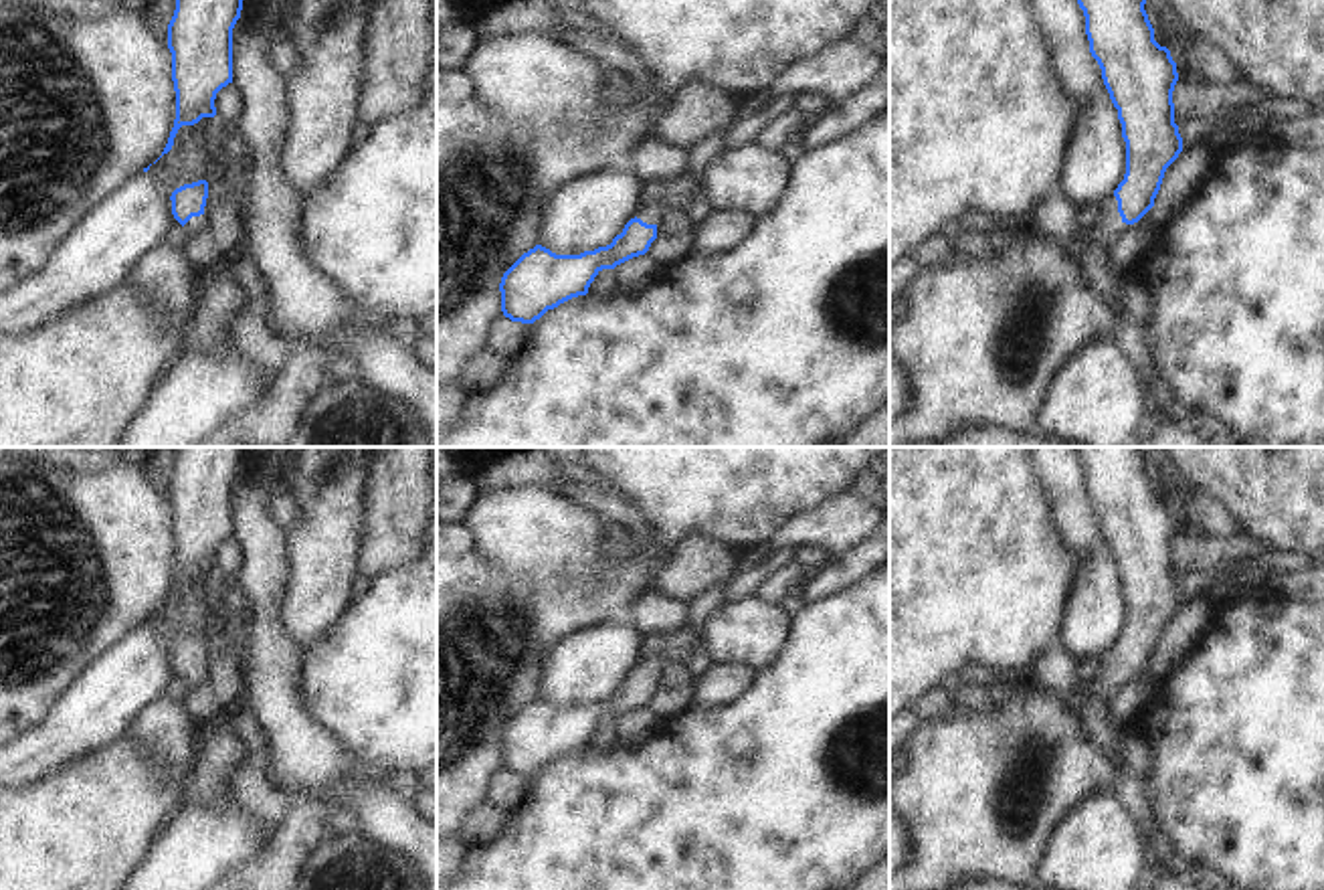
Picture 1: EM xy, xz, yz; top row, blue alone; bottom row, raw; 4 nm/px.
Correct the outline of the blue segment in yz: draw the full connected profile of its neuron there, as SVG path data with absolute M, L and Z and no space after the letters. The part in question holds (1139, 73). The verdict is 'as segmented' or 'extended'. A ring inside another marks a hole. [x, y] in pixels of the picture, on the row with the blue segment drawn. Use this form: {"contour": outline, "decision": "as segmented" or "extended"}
{"contour": "M1146 0L1077 4L1085 16L1090 53L1122 123L1126 174L1102 204L1100 220L1077 227L1073 239L1110 249L1124 222L1138 222L1154 206L1166 168L1183 152L1172 103L1178 73L1170 51L1154 40Z", "decision": "extended"}

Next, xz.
{"contour": "M641 206L610 245L580 255L556 255L536 245L524 253L501 277L501 312L511 322L534 324L548 309L586 295L602 269L645 255L657 239L657 222L669 206Z", "decision": "extended"}

